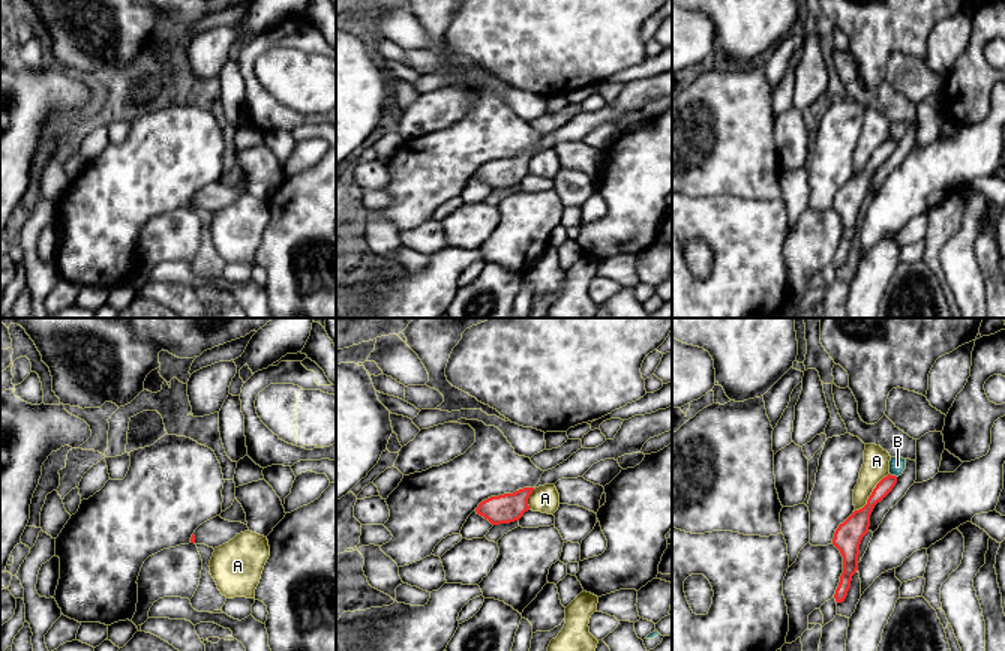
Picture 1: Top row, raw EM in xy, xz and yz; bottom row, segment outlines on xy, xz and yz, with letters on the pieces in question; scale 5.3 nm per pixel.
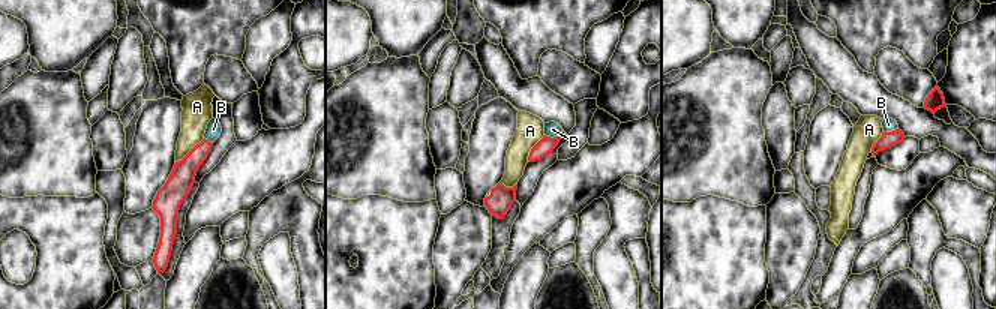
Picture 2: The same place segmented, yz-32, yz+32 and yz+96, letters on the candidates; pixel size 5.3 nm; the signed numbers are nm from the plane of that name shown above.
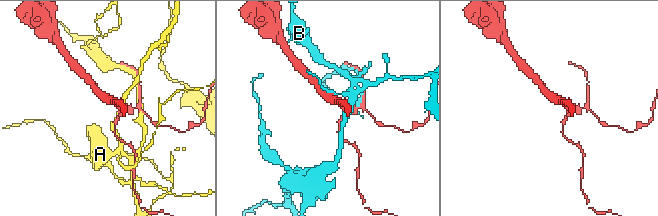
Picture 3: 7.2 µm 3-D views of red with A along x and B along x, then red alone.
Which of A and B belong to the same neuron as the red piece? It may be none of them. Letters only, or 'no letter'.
no letter

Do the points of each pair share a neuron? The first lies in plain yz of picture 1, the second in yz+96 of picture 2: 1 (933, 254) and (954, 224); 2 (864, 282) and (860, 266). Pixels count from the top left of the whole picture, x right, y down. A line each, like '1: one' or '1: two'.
1: two
2: two

